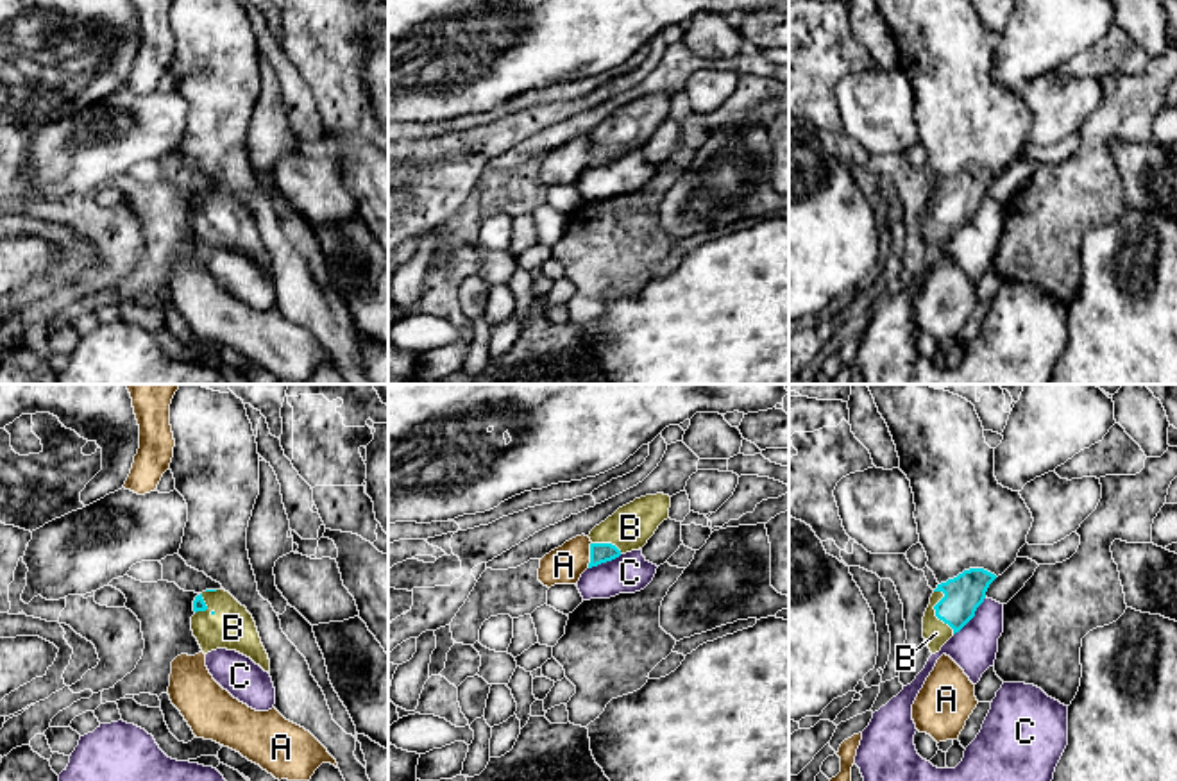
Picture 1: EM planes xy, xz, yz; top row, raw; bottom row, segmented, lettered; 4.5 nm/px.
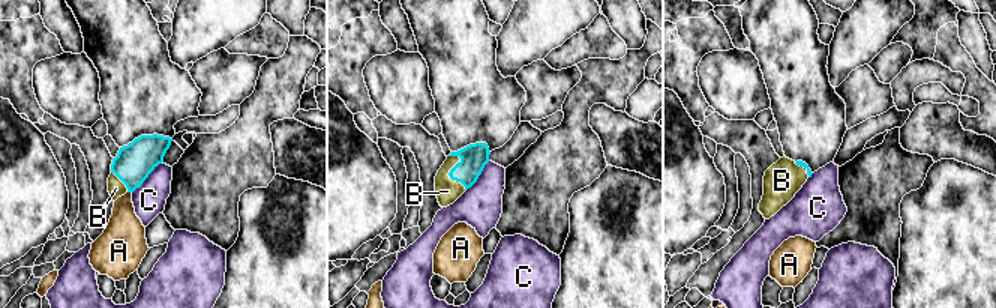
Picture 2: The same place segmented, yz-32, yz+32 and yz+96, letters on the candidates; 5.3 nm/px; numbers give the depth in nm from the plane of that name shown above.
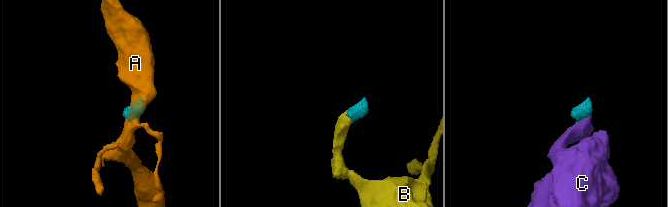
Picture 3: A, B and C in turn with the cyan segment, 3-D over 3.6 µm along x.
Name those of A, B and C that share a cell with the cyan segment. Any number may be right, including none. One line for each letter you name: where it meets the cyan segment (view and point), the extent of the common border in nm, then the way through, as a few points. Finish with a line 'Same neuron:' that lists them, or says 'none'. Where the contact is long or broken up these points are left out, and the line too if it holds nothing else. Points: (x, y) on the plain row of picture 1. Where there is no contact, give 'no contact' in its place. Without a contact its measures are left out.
B: contact yz (934, 208); length 220 nm; way yz (963, 193), (948, 208), (934, 208), (936, 233)
Same neuron: B

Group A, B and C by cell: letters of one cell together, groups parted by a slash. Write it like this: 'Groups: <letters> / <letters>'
Groups: A / B / C

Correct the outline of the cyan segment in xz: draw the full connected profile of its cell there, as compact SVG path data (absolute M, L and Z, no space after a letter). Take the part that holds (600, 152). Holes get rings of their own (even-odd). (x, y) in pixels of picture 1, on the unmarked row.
M664 93L646 95L619 107L590 130L588 168L642 148L658 125L669 118L669 107L671 97Z

